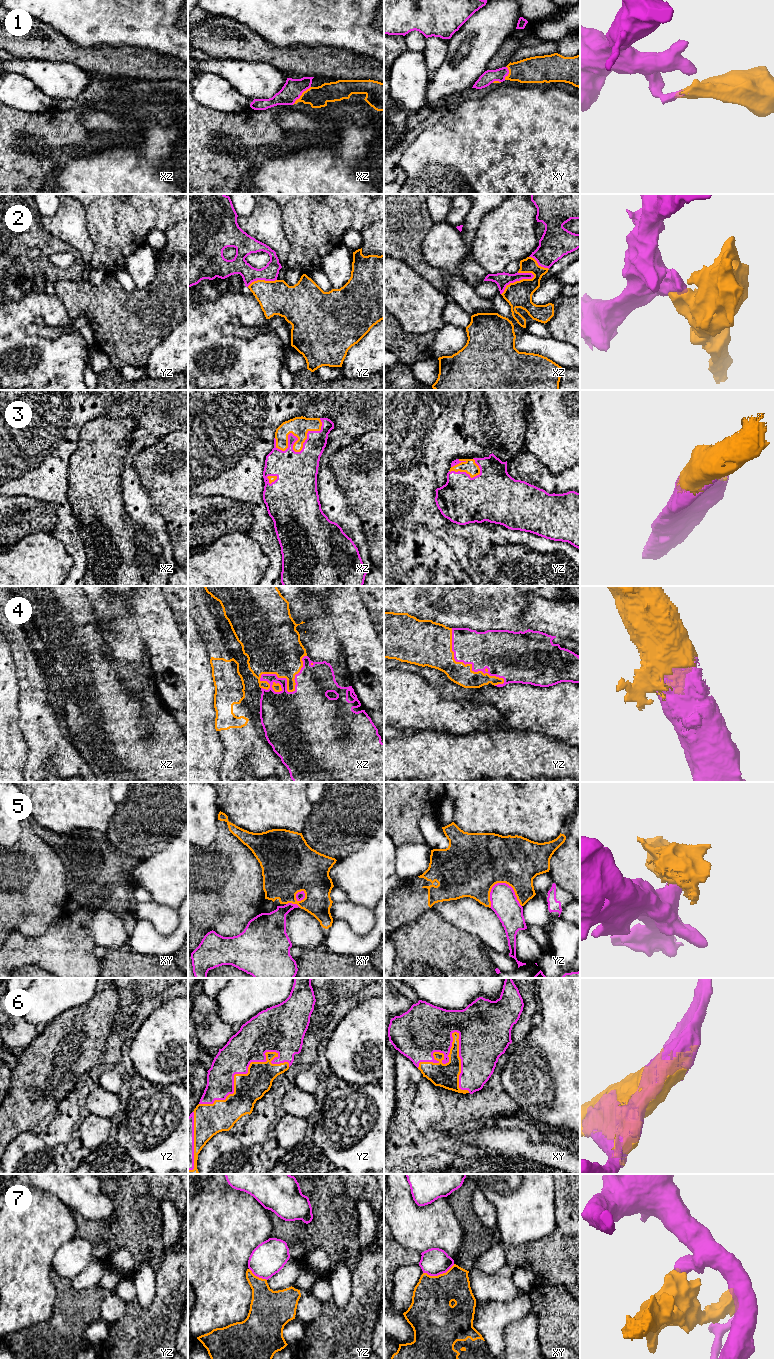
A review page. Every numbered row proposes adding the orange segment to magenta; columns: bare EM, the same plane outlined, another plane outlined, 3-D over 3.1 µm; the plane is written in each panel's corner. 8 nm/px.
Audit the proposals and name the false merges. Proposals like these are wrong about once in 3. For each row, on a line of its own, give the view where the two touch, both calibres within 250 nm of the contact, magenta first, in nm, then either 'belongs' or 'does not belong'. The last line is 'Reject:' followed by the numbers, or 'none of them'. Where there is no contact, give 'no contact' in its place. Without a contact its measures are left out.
1: meets magenta in xz; 160 nm thick on the magenta side, 170 nm on the other; belongs
2: meets magenta in xz; 110 nm thick on the magenta side, 200 nm on the other; does not belong
3: meets magenta in xz; 320 nm thick on the magenta side, 160 nm on the other; belongs
4: meets magenta in xz; 340 nm thick on the magenta side, 380 nm on the other; belongs
5: meets magenta in yz; 220 nm thick on the magenta side, 400 nm on the other; does not belong
6: meets magenta in xy; 380 nm thick on the magenta side, 190 nm on the other; belongs
7: meets magenta in xy; 220 nm thick on the magenta side, 320 nm on the other; does not belong
Reject: 2, 5, 7

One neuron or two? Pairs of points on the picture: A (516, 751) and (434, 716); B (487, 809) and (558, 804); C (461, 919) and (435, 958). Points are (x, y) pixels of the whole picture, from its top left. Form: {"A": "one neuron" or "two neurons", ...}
{"A": "two neurons", "B": "one neuron", "C": "two neurons"}

